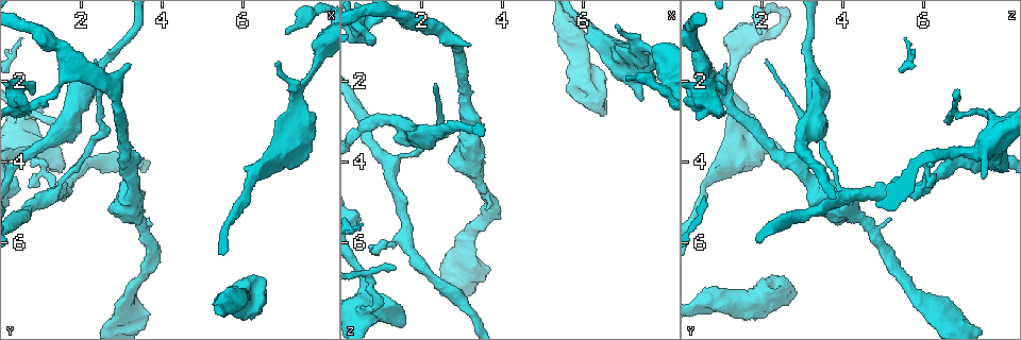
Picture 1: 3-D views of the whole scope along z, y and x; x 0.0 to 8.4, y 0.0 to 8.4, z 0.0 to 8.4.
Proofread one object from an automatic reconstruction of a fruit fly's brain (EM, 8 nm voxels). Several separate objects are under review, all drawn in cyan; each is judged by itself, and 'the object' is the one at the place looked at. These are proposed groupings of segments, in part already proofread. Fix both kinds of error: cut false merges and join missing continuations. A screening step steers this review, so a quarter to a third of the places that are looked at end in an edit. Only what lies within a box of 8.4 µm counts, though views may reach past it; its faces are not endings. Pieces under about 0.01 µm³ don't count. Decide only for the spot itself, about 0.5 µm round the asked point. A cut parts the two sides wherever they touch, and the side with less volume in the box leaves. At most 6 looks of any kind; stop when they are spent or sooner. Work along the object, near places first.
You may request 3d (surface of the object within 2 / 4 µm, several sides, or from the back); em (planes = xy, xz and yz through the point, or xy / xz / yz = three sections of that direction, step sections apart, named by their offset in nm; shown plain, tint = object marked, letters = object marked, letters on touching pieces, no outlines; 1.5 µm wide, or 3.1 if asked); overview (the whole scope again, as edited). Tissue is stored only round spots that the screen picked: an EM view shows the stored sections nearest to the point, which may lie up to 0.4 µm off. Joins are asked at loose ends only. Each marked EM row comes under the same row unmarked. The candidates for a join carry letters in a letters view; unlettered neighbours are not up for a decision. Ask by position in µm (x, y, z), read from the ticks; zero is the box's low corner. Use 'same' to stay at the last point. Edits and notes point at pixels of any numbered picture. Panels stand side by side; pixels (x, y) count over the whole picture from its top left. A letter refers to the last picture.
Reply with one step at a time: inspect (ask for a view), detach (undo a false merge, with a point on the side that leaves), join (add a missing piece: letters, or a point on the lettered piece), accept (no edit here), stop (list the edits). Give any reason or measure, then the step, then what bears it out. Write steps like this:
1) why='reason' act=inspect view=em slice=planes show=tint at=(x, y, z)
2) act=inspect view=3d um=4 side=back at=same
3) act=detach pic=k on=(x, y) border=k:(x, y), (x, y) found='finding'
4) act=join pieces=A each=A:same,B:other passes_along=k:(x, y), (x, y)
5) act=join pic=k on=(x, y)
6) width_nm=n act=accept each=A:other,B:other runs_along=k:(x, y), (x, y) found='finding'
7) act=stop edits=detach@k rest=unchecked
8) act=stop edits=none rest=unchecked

why='thin end' act=inspect view=3d um=4 at=(2.35, 1.50, 2.15)

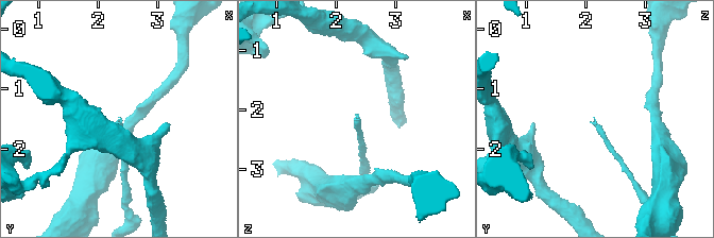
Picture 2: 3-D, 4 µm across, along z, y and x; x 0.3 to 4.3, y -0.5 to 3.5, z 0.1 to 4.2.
why='shape alone is not enough' act=inspect view=em slice=planes show=tint at=(2.35, 1.45, 2.15)

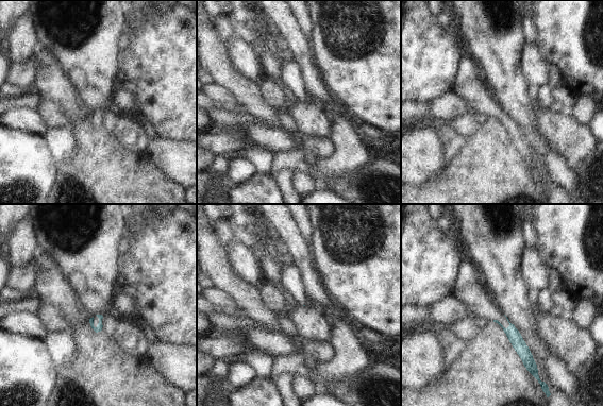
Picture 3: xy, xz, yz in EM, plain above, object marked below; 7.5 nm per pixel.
why='what lies round it' act=inspect view=em slice=planes show=letters at=same

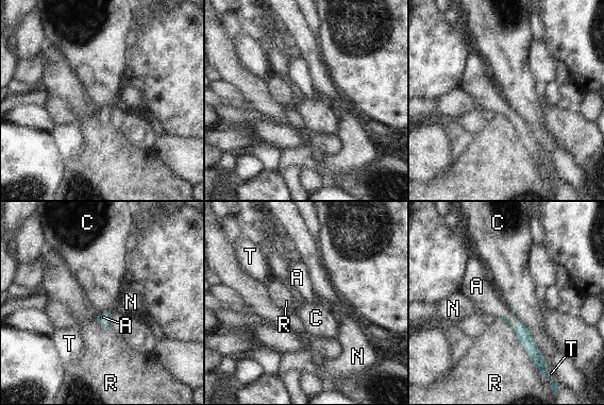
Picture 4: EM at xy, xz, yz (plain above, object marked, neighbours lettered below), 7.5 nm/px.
longest_contact=R:460nm act=join pieces=A each=A:same,C:other,N:other,R:other,T:other passes_along=4:(520, 331), (507, 320), (486, 296) found='the neuron continues'

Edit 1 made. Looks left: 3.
why='see it whole again' act=inspect view=overview

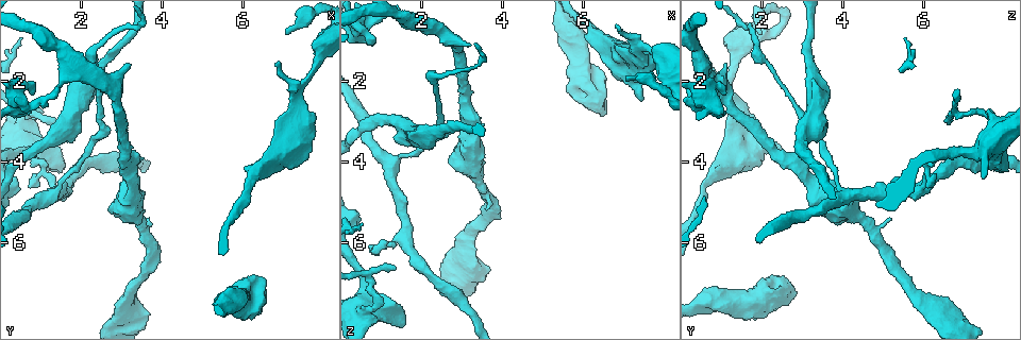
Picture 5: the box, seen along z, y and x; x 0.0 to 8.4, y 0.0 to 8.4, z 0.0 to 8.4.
why='calibre changes' act=inspect view=em slice=yz step=4 show=tint at=(3.10, 7.35, 5.85)

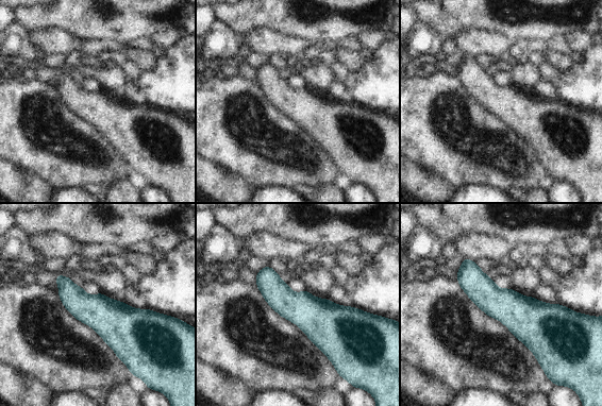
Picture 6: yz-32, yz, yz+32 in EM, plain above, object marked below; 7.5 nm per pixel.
act=inspect view=em slice=yz step=4 show=letters at=same

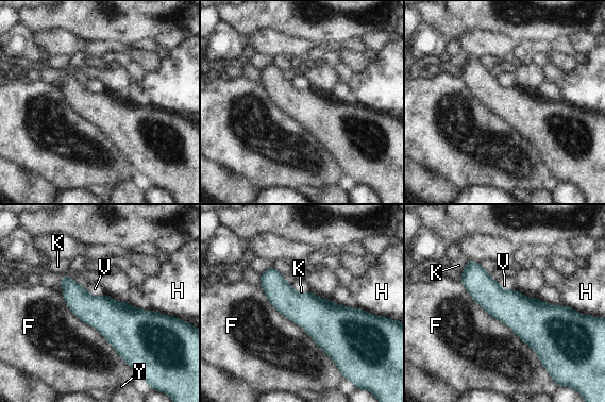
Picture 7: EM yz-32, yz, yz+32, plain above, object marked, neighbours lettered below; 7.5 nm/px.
width_nm=280 act=accept each=F:other,H:other,K:other,V:other,Y:other border=7:(85, 287), (95, 296), (104, 294) found='all the same neuron'

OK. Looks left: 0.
act=stop edits=join@4 rest=unchecked

